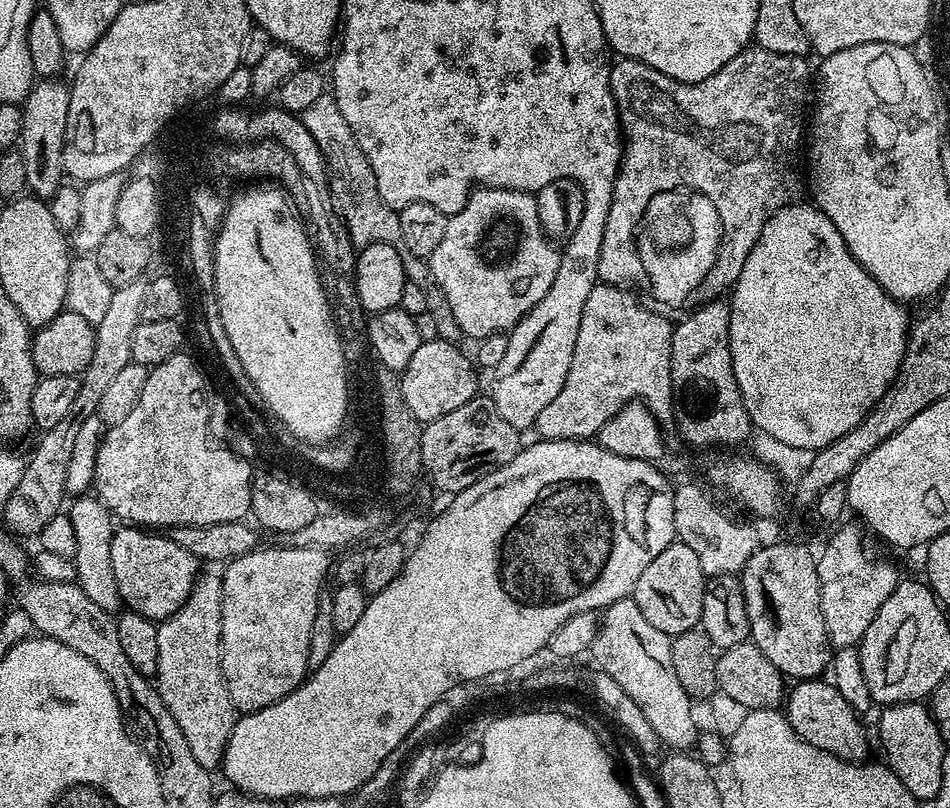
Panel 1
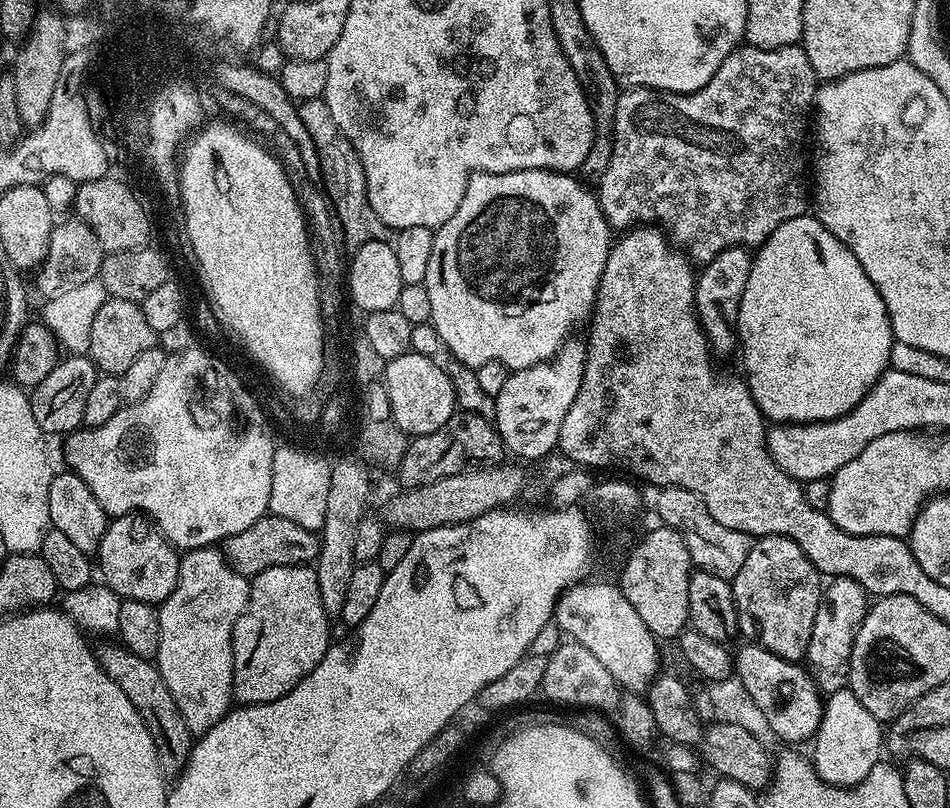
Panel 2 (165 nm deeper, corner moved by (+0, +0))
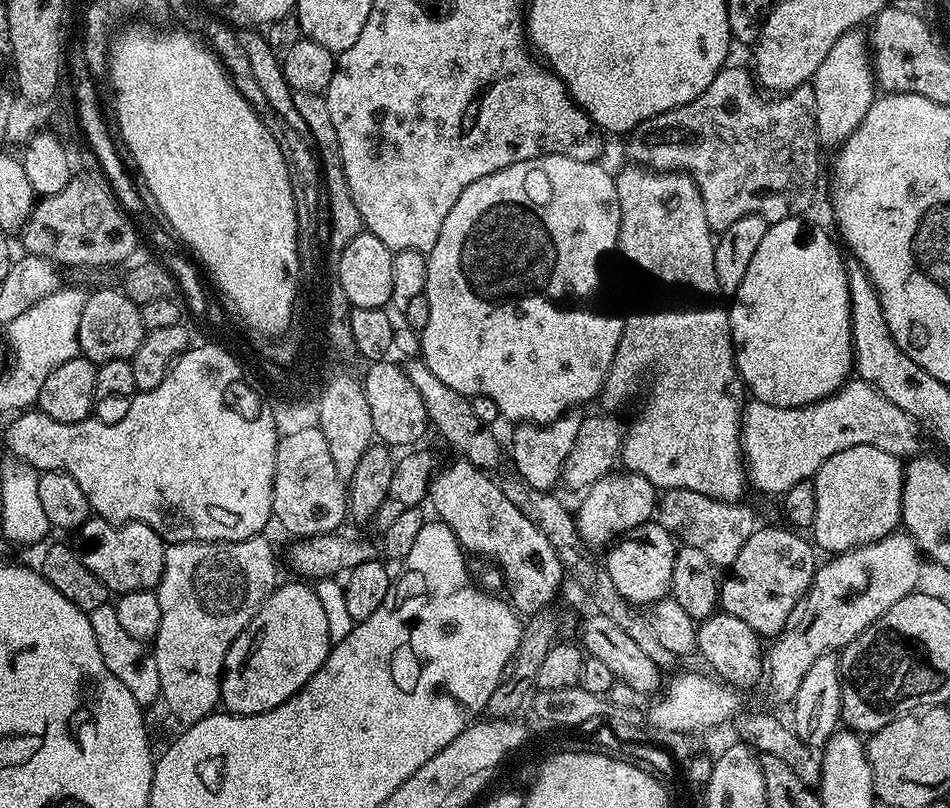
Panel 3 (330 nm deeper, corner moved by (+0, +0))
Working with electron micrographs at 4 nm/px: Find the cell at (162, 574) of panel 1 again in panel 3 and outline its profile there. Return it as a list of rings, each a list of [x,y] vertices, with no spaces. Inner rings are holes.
[[[90,518],[78,529],[78,551],[86,570],[94,574],[108,587],[109,593],[155,590],[160,584],[164,569],[166,541],[145,524],[115,525],[110,520]]]

